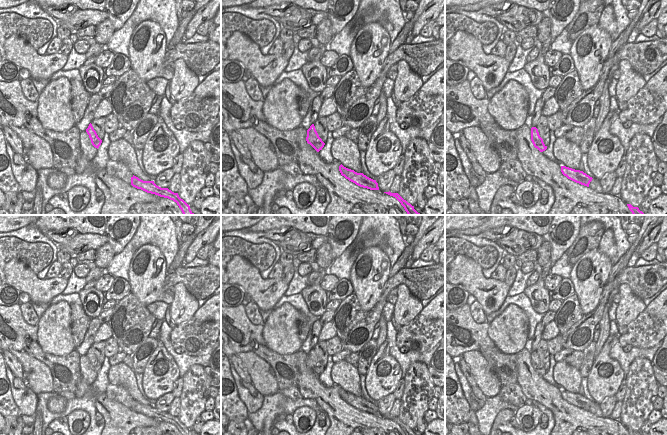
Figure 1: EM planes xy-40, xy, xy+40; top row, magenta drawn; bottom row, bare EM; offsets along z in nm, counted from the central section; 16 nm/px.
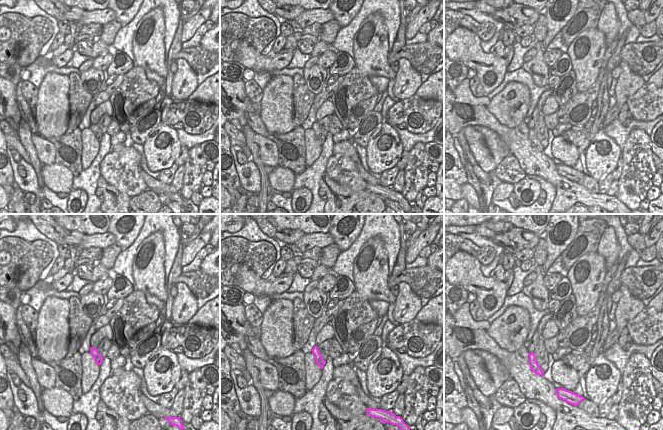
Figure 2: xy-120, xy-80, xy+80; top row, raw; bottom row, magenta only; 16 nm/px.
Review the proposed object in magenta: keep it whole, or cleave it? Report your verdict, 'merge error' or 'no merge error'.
merge error

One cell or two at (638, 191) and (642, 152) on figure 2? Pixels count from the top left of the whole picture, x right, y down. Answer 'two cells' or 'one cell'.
one cell

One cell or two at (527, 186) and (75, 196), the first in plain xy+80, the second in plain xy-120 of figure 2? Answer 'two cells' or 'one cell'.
one cell

